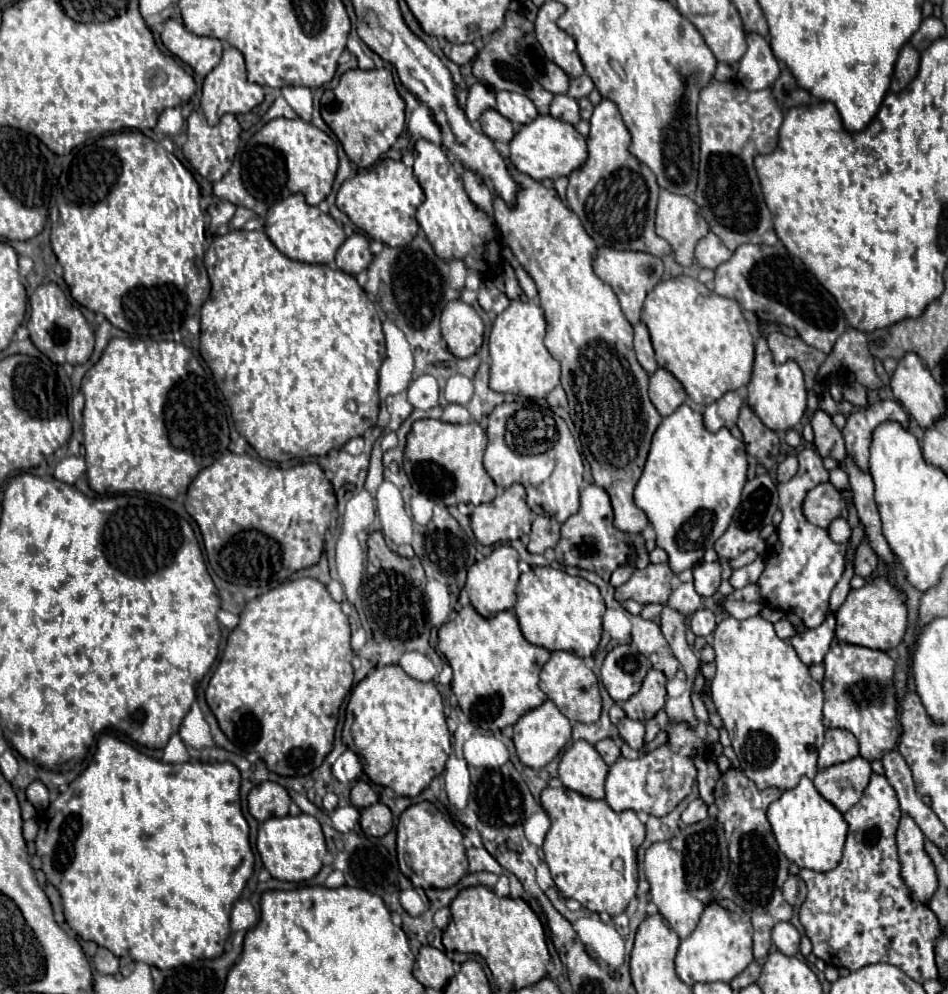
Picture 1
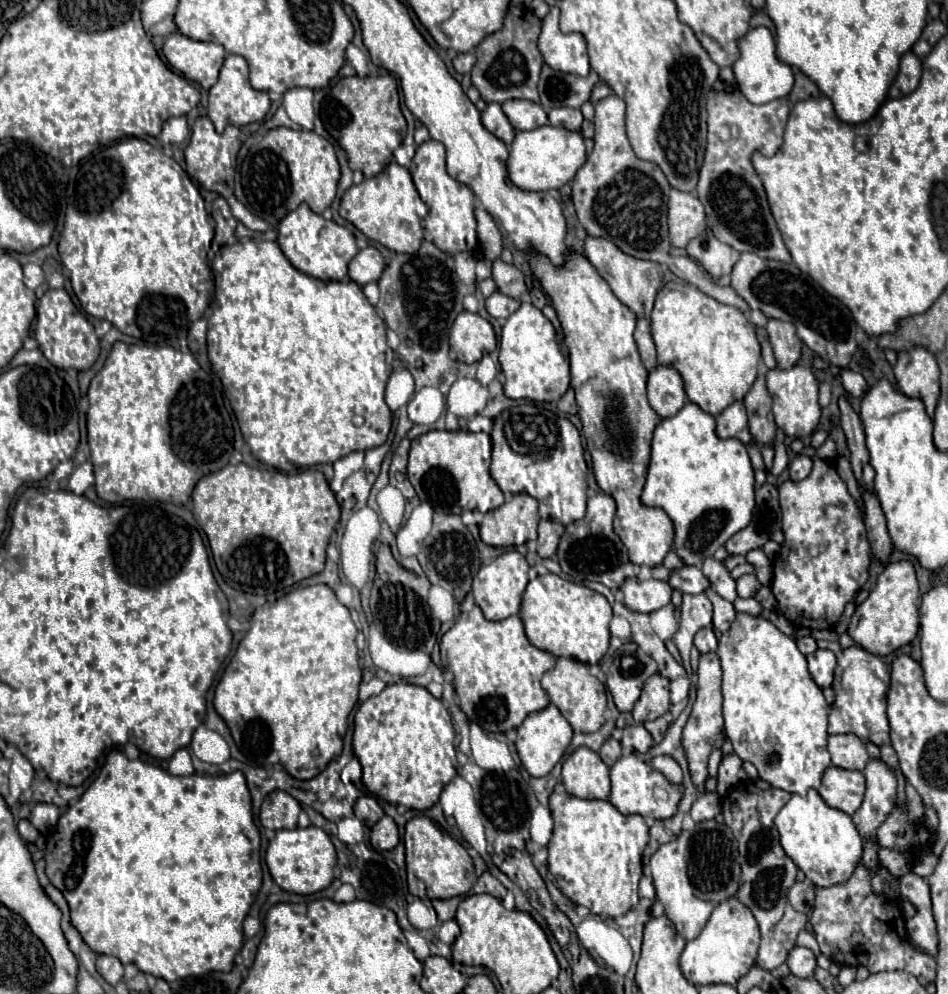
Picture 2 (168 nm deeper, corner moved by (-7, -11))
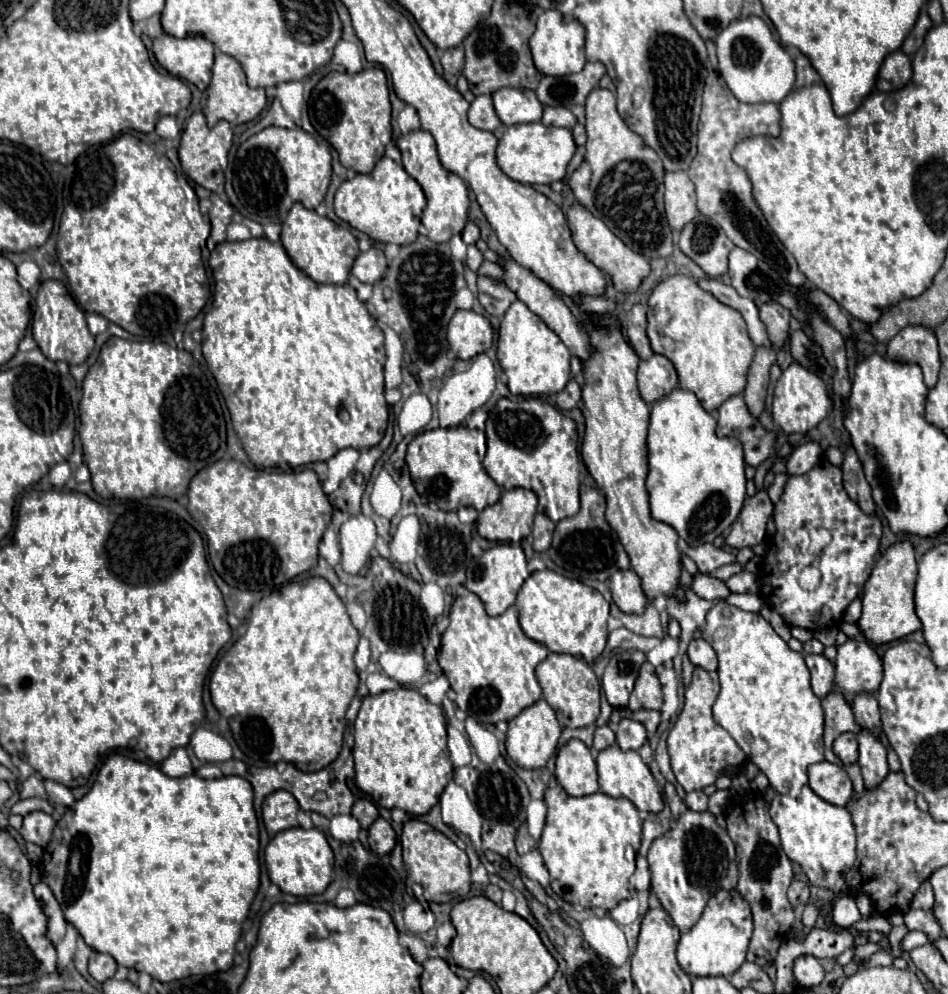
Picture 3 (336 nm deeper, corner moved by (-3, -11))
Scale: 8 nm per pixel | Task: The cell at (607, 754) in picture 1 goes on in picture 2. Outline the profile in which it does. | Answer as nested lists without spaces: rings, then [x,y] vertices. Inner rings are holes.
[[[610,738],[602,748],[600,748],[600,758],[608,764],[608,766],[614,766],[614,762],[622,756],[622,748],[620,748],[620,742]]]

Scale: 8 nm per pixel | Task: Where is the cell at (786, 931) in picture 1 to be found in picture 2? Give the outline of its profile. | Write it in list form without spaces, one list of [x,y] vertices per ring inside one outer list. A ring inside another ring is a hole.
[[[794,946],[788,954],[786,964],[794,976],[810,978],[814,974],[814,968],[816,968],[816,958],[814,958],[812,950],[808,950],[804,946]]]

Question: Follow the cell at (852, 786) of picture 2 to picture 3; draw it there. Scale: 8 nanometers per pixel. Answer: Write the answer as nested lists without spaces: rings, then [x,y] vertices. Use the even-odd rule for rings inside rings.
[[[828,760],[812,764],[808,768],[808,778],[810,778],[812,790],[830,804],[846,806],[846,802],[854,794],[852,780],[848,778],[846,770]]]

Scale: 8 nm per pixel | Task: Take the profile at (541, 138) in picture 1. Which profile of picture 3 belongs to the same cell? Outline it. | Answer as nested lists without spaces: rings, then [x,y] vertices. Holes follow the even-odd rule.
[[[542,122],[508,126],[506,134],[498,140],[496,162],[516,182],[522,184],[550,184],[566,178],[566,166],[576,152],[572,132],[568,128],[544,126]]]

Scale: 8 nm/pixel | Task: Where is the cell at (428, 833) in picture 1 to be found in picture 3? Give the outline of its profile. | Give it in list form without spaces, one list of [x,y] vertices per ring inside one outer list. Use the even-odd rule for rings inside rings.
[[[410,818],[404,824],[402,850],[404,850],[404,866],[410,878],[424,888],[424,898],[428,902],[452,902],[470,892],[472,882],[466,852],[460,850],[450,838],[446,838],[430,824]]]

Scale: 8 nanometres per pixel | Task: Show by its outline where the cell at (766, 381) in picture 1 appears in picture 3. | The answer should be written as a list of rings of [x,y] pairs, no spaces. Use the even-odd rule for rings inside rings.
[[[792,362],[782,376],[776,382],[774,388],[774,400],[772,400],[772,418],[774,422],[786,432],[800,432],[806,434],[808,430],[812,430],[818,422],[822,422],[832,410],[832,398],[828,392],[828,386],[822,378],[818,378],[816,374],[808,372],[806,368],[802,368],[800,364]]]

